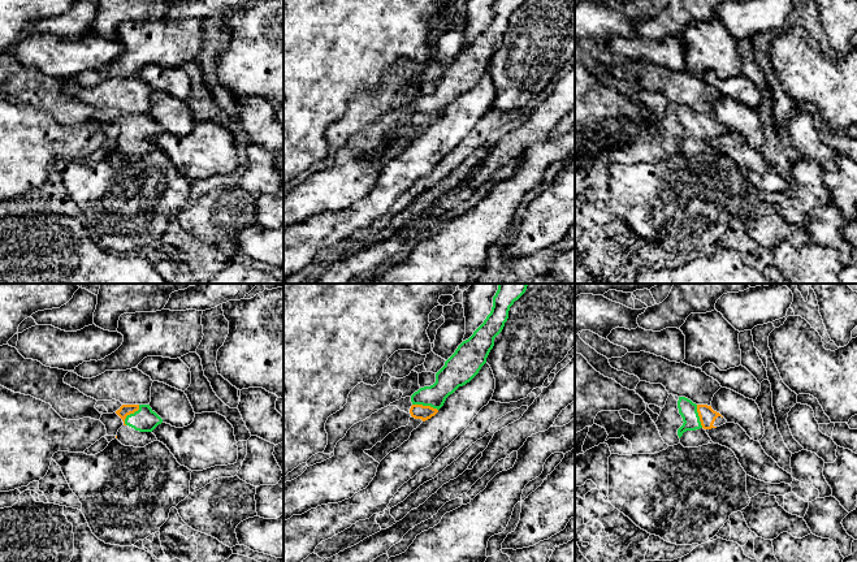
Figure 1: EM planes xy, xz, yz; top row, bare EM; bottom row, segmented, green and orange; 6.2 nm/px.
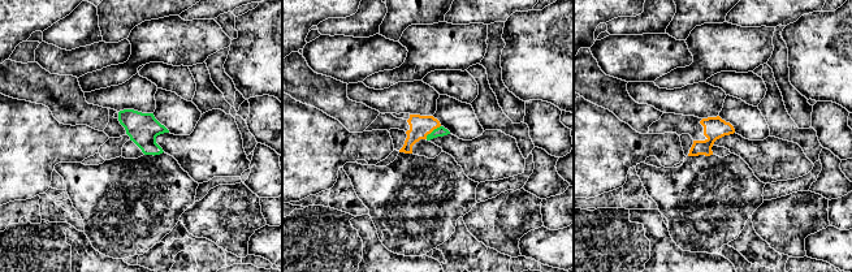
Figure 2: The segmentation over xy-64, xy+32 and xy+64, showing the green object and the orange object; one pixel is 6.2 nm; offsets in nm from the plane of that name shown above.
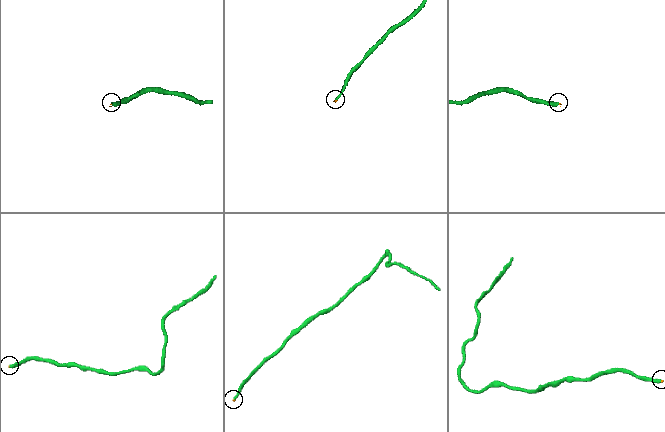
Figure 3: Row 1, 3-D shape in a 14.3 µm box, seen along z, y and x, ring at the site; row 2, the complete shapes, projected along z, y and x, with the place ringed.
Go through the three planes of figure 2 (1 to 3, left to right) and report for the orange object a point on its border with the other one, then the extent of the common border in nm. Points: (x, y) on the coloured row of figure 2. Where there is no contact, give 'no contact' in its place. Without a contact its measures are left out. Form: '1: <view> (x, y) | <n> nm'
1: no contact
2: xy+32 (433, 130) | 130 nm
3: no contact

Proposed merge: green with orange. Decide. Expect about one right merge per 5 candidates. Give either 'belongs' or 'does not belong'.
belongs

